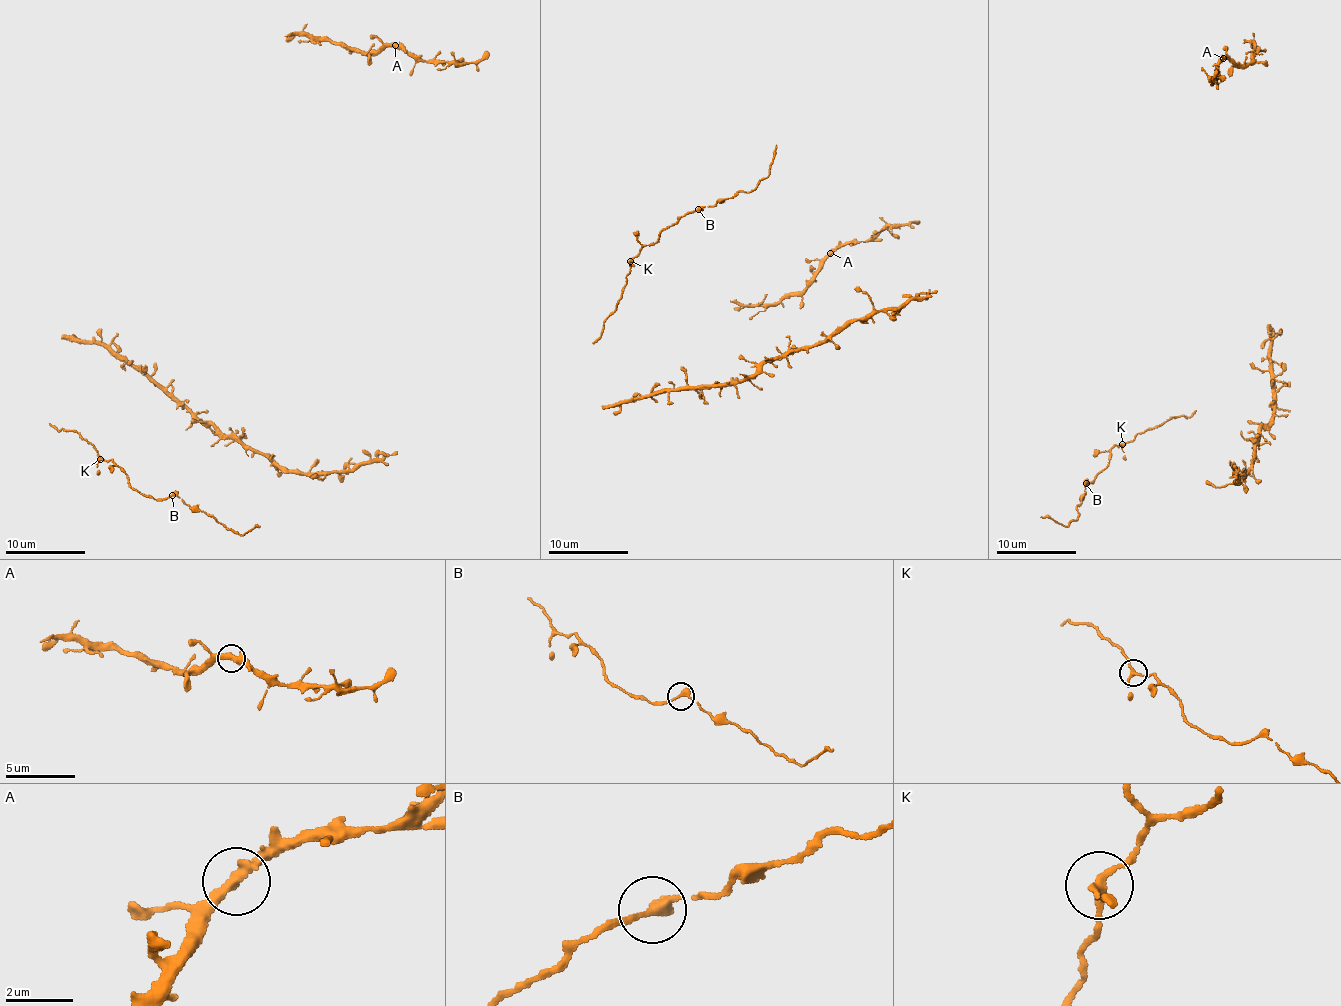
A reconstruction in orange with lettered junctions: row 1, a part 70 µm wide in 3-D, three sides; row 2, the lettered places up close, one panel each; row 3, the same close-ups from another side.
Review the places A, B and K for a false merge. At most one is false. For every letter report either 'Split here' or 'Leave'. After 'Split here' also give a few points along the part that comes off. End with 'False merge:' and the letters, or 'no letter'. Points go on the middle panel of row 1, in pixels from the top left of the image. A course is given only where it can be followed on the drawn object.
A: Leave
B: Leave
K: Leave
False merge: no letter

